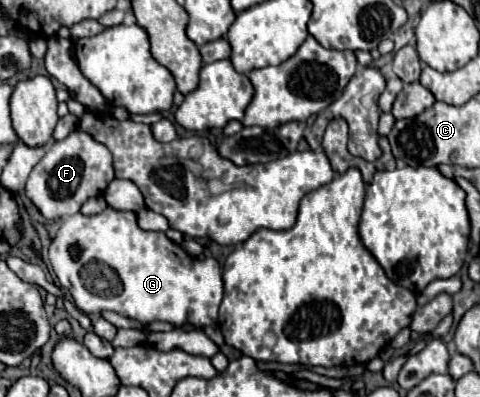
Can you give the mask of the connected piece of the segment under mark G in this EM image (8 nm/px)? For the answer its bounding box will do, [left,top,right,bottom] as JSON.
[49,207,223,327]

